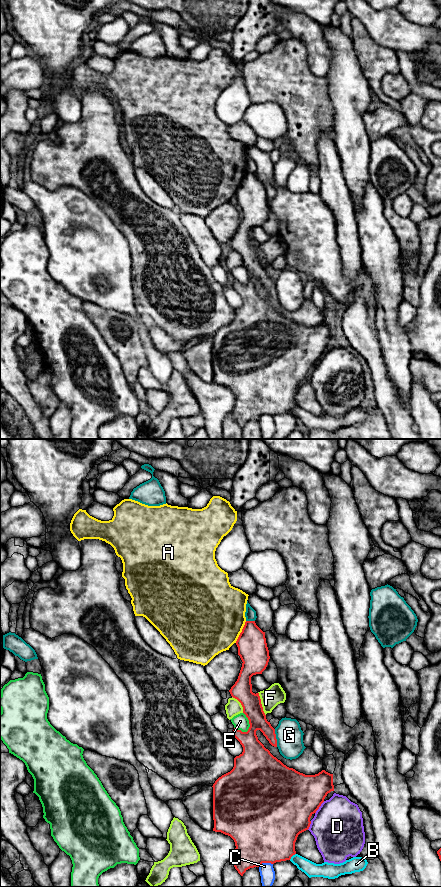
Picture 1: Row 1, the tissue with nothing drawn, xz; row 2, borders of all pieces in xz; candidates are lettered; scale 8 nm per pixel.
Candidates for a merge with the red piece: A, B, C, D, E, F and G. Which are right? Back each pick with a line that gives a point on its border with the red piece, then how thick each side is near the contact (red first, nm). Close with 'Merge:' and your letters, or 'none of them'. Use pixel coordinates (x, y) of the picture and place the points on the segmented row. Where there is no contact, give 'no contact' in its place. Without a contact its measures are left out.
Merge: none of them

